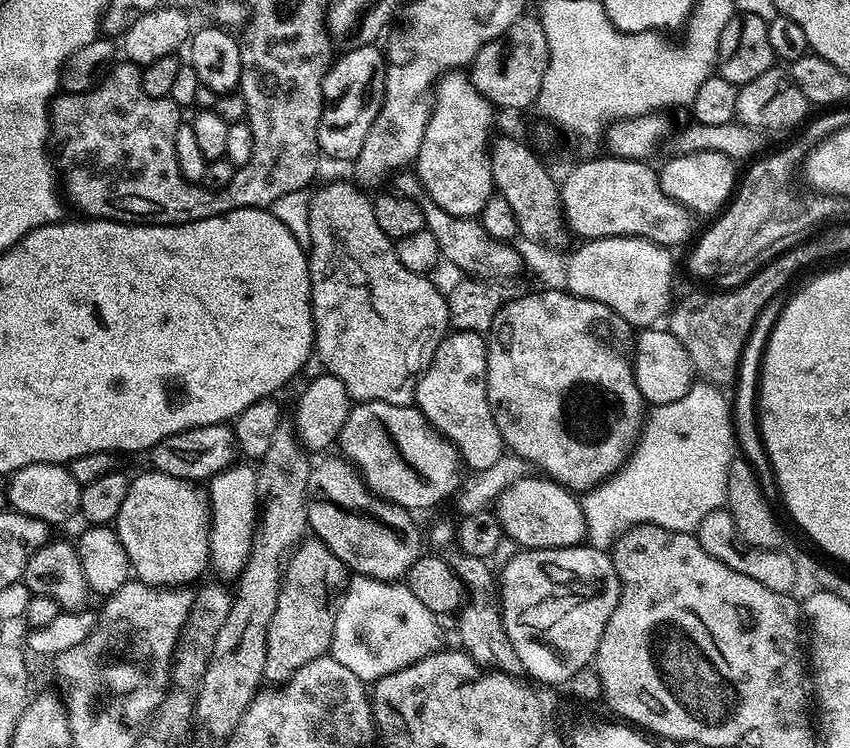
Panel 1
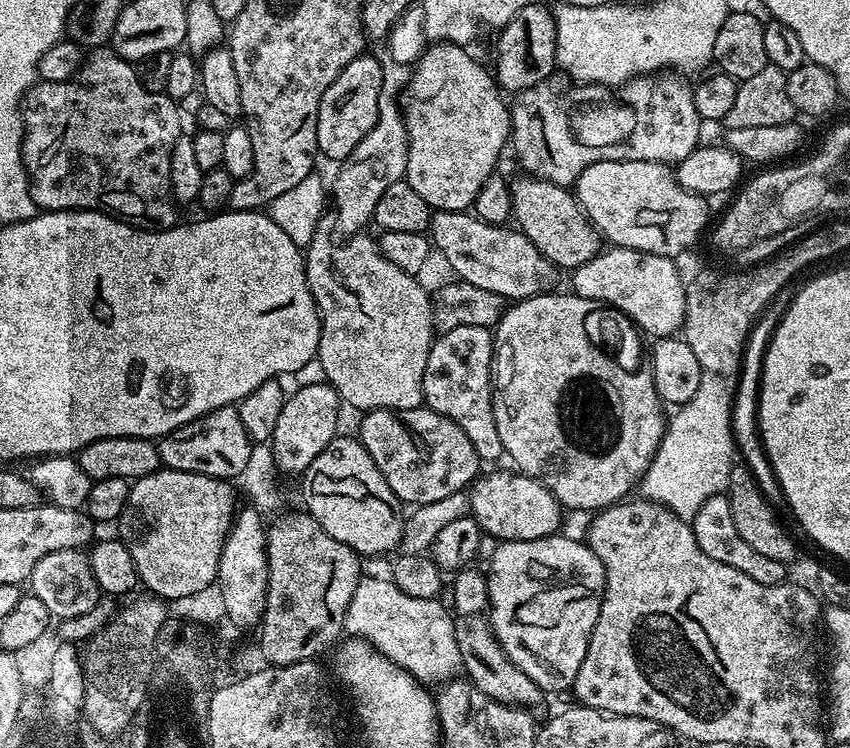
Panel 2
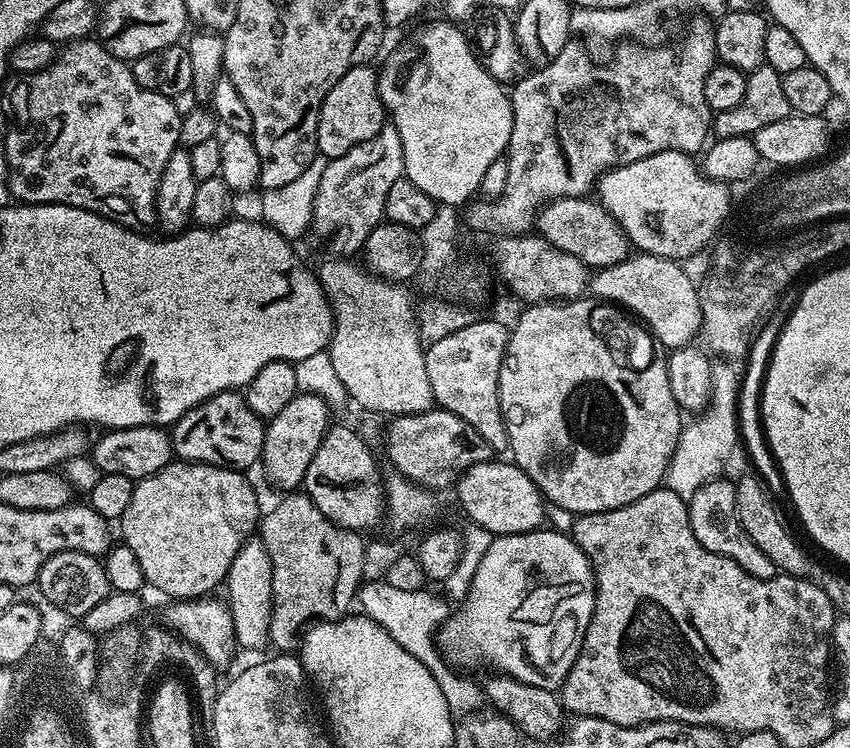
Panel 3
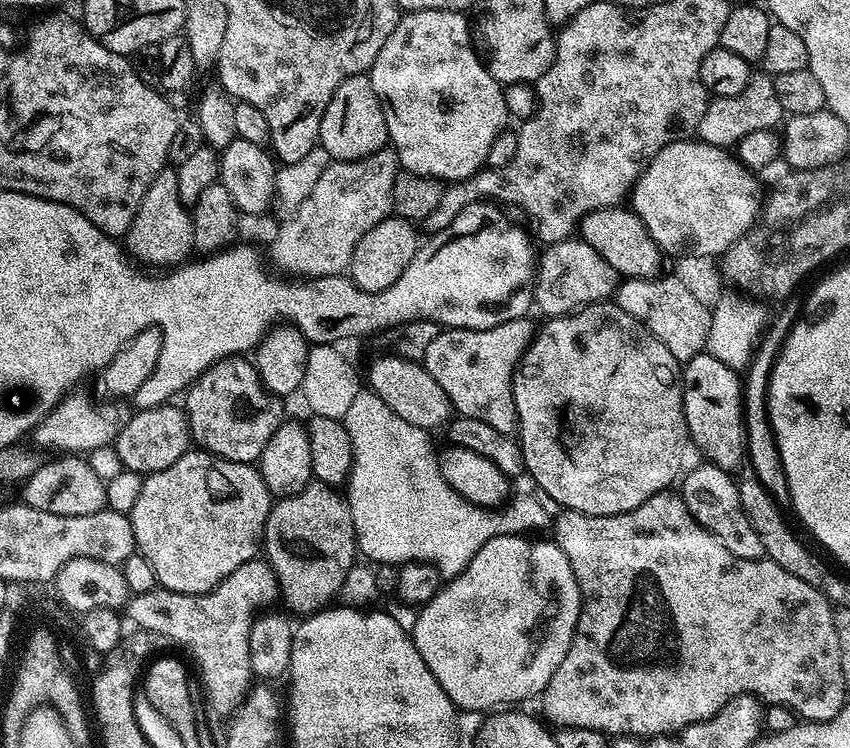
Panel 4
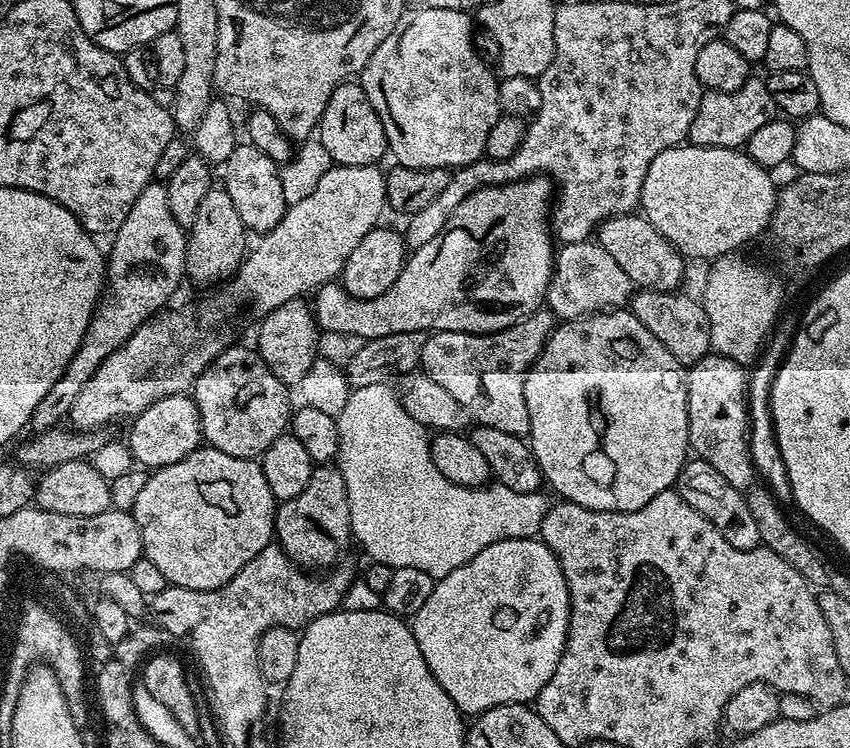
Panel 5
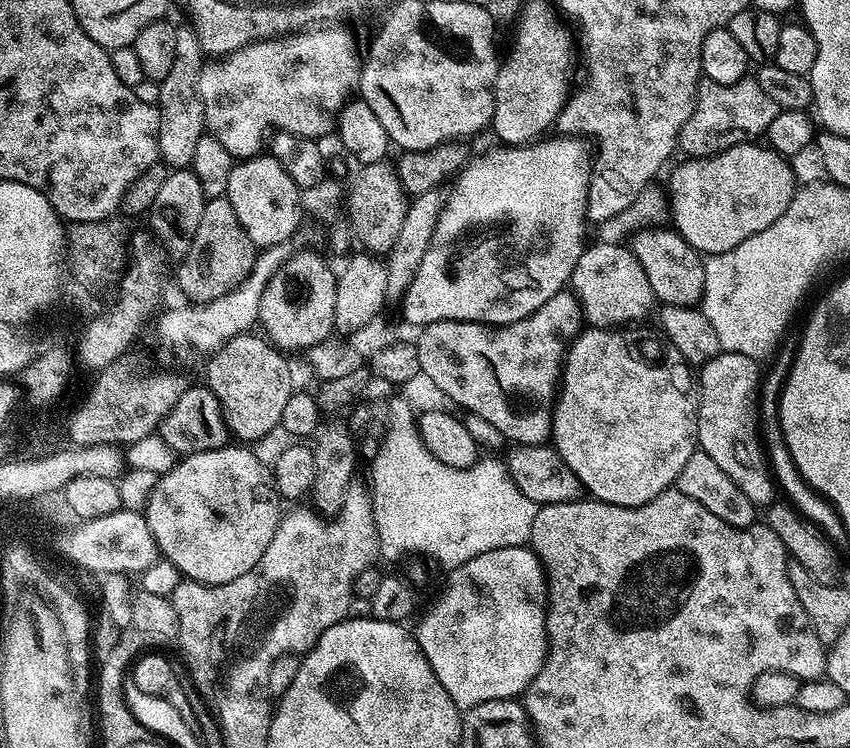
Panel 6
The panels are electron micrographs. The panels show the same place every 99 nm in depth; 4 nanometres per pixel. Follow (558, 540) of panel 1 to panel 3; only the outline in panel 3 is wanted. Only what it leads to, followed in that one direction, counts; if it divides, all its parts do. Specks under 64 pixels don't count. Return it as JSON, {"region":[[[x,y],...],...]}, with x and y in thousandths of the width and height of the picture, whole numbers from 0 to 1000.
{"region":[[[580,612],[559,620],[541,632],[534,647],[542,682],[555,694],[554,699],[559,705],[571,706],[580,718],[629,711],[640,695],[642,670],[633,650],[608,620],[596,619],[592,620],[587,612]]]}

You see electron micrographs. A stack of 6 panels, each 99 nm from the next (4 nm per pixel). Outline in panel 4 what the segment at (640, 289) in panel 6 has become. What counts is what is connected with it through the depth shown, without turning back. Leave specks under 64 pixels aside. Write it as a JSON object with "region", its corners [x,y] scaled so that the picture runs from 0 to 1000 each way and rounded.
{"region":[[[669,318],[655,326],[646,326],[639,336],[636,342],[634,338],[633,352],[628,358],[628,406],[632,413],[635,410],[641,417],[641,424],[669,421],[686,408],[714,402],[724,392],[727,378],[726,364],[684,318]]]}

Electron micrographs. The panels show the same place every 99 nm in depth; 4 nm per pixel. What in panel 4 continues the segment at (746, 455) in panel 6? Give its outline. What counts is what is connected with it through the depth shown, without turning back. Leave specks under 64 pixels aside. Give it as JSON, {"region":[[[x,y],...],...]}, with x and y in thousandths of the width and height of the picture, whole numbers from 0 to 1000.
{"region":[[[833,469],[822,471],[812,479],[802,492],[802,512],[805,515],[805,557],[809,571],[809,582],[816,599],[825,604],[827,614],[847,626],[866,628],[871,615],[878,610],[878,579],[875,575],[875,537],[873,533],[873,508],[861,492],[855,492],[845,479]]]}

